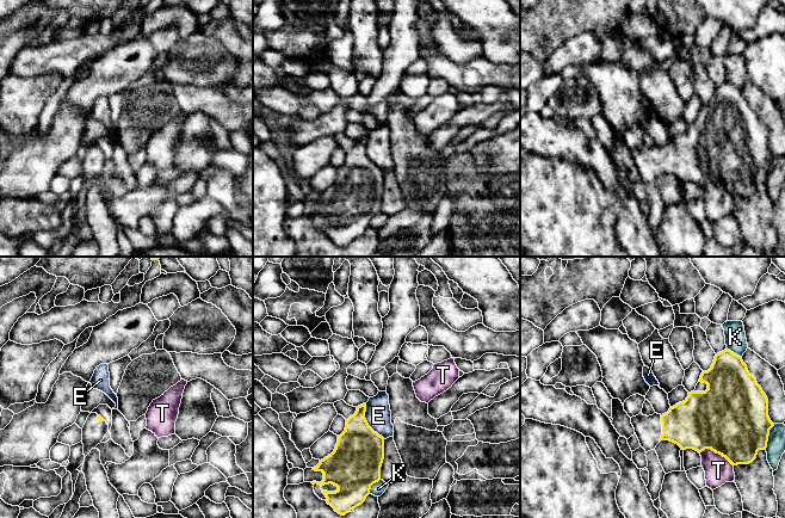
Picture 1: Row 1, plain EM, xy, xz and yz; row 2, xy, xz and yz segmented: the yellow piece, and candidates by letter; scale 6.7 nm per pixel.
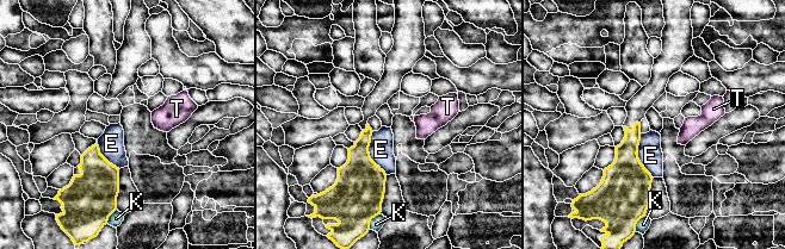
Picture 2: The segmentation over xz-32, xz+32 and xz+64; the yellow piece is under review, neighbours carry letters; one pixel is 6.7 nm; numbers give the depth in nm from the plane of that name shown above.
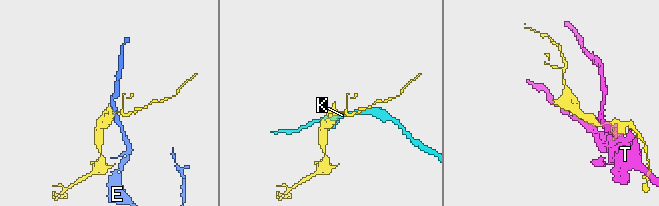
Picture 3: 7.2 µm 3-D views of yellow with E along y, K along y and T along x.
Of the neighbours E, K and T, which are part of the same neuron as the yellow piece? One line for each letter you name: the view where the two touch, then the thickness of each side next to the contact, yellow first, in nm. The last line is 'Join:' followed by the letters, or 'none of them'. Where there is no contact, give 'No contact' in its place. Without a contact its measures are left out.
Join: none of them

